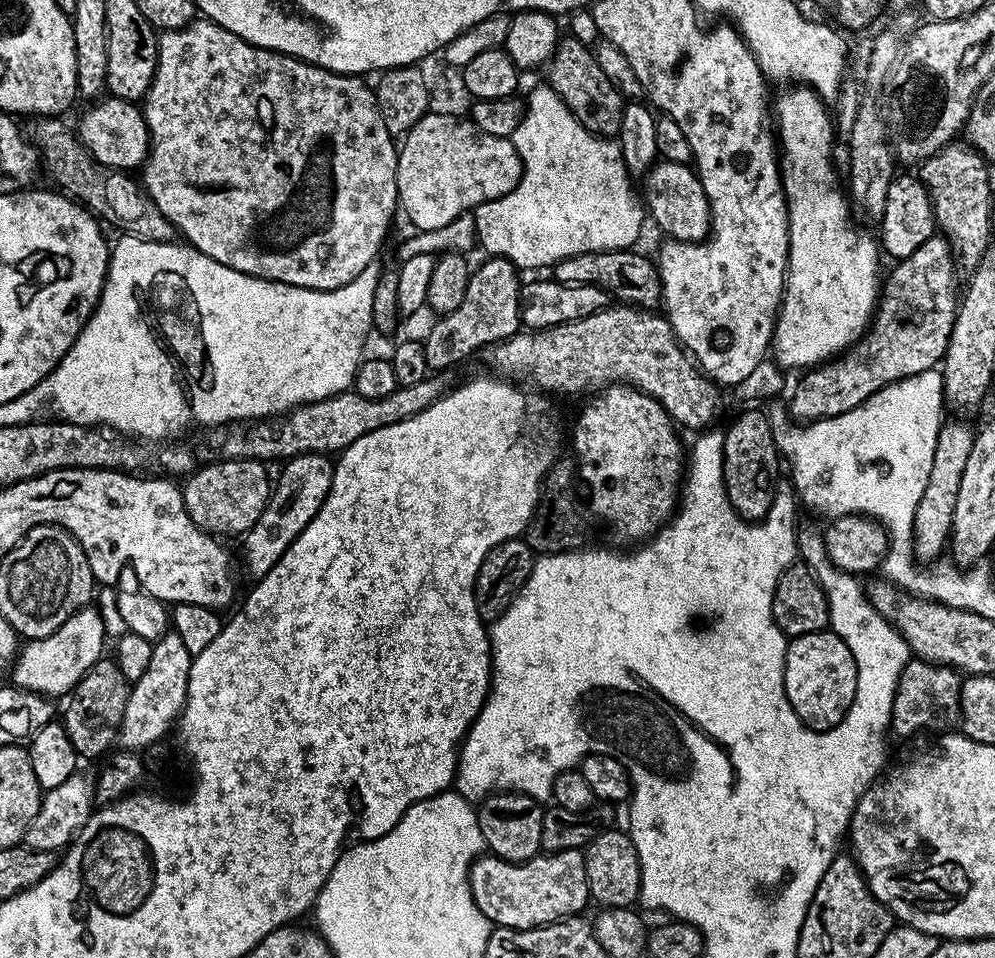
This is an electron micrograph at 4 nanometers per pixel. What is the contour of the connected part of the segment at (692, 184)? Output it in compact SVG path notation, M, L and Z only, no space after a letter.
M661 159L652 165L643 177L644 183L644 200L642 196L642 204L646 209L647 215L661 228L663 234L670 240L681 240L687 244L698 244L700 241L708 237L708 231L712 228L712 215L708 209L708 199L706 198L706 190L702 190L702 182L696 174L696 169L692 164L679 164L678 162L670 162Z

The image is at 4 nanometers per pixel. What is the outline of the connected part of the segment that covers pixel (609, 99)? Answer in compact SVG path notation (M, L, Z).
M573 38L561 39L556 53L546 65L547 83L562 98L564 105L584 129L601 138L616 138L620 135L625 99L610 83L610 78L598 66L595 51Z

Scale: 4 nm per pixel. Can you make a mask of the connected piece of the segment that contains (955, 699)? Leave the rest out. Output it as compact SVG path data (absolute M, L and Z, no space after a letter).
M919 658L909 659L894 692L891 735L916 736L919 732L940 734L951 729L960 718L961 683L961 673L955 668L947 668L945 664L932 664Z

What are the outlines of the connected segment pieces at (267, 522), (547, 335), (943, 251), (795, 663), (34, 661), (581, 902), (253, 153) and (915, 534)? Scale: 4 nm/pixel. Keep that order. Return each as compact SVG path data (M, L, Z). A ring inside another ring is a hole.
M305 452L294 456L281 467L284 469L271 485L267 506L262 510L258 522L242 540L244 568L252 578L265 576L278 562L278 558L286 554L298 534L302 534L302 530L306 530L306 526L316 517L332 485L333 467L333 461L318 452Z
M617 303L581 320L559 324L553 328L521 330L508 340L491 345L486 355L493 373L507 374L509 377L517 376L512 378L519 381L521 385L531 386L536 390L557 388L560 392L584 392L587 388L602 390L617 382L624 386L638 388L646 395L653 396L681 429L711 429L715 425L712 423L715 422L716 415L720 412L721 389L716 381L708 379L700 371L691 355L684 351L680 341L672 332L668 317L656 310L645 310L634 308L630 304Z
M934 234L914 254L904 260L897 260L891 265L892 273L887 273L882 284L880 299L876 306L866 338L861 338L839 358L833 358L811 370L805 371L800 385L786 400L792 420L811 422L814 420L834 418L835 415L852 412L860 404L865 404L875 392L887 384L895 384L902 378L922 374L922 370L936 368L943 361L950 334L954 330L956 309L958 307L958 288L956 292L956 275L958 269L952 256L948 241L939 234Z
M835 631L811 632L795 637L784 654L784 694L798 718L816 732L840 728L842 718L852 711L858 670L850 646Z
M92 606L81 608L66 618L66 622L62 622L54 634L41 640L28 640L25 648L21 647L15 653L10 668L11 683L17 688L25 688L27 692L38 692L41 696L63 697L105 655L104 640L106 641L106 633L99 611Z
M579 848L541 854L521 864L504 860L501 856L485 854L468 871L468 881L478 910L482 910L482 914L486 914L493 925L501 928L545 928L561 918L572 918L583 913L580 911L590 904L586 862L584 853Z
M208 18L193 19L192 23L173 32L161 31L158 36L156 73L142 101L144 121L150 137L150 151L142 165L142 187L191 247L214 258L214 262L222 262L222 266L230 266L247 276L299 288L334 290L338 286L346 286L346 282L358 278L358 274L362 274L362 270L366 270L366 266L377 259L375 256L388 236L392 215L398 212L398 144L386 130L386 122L382 122L375 91L369 85L367 88L362 81L360 76L341 76L339 72L327 72L317 64L307 64L297 56L283 56L271 48L254 46L238 38L238 34L226 30L223 24Z
M952 418L941 423L938 442L934 450L934 462L926 478L926 490L918 498L912 527L912 555L920 562L936 562L945 555L952 534L952 515L958 503L958 486L962 486L962 470L966 470L966 458L970 458L974 428L963 424L963 419ZM928 560L928 561L924 561Z

